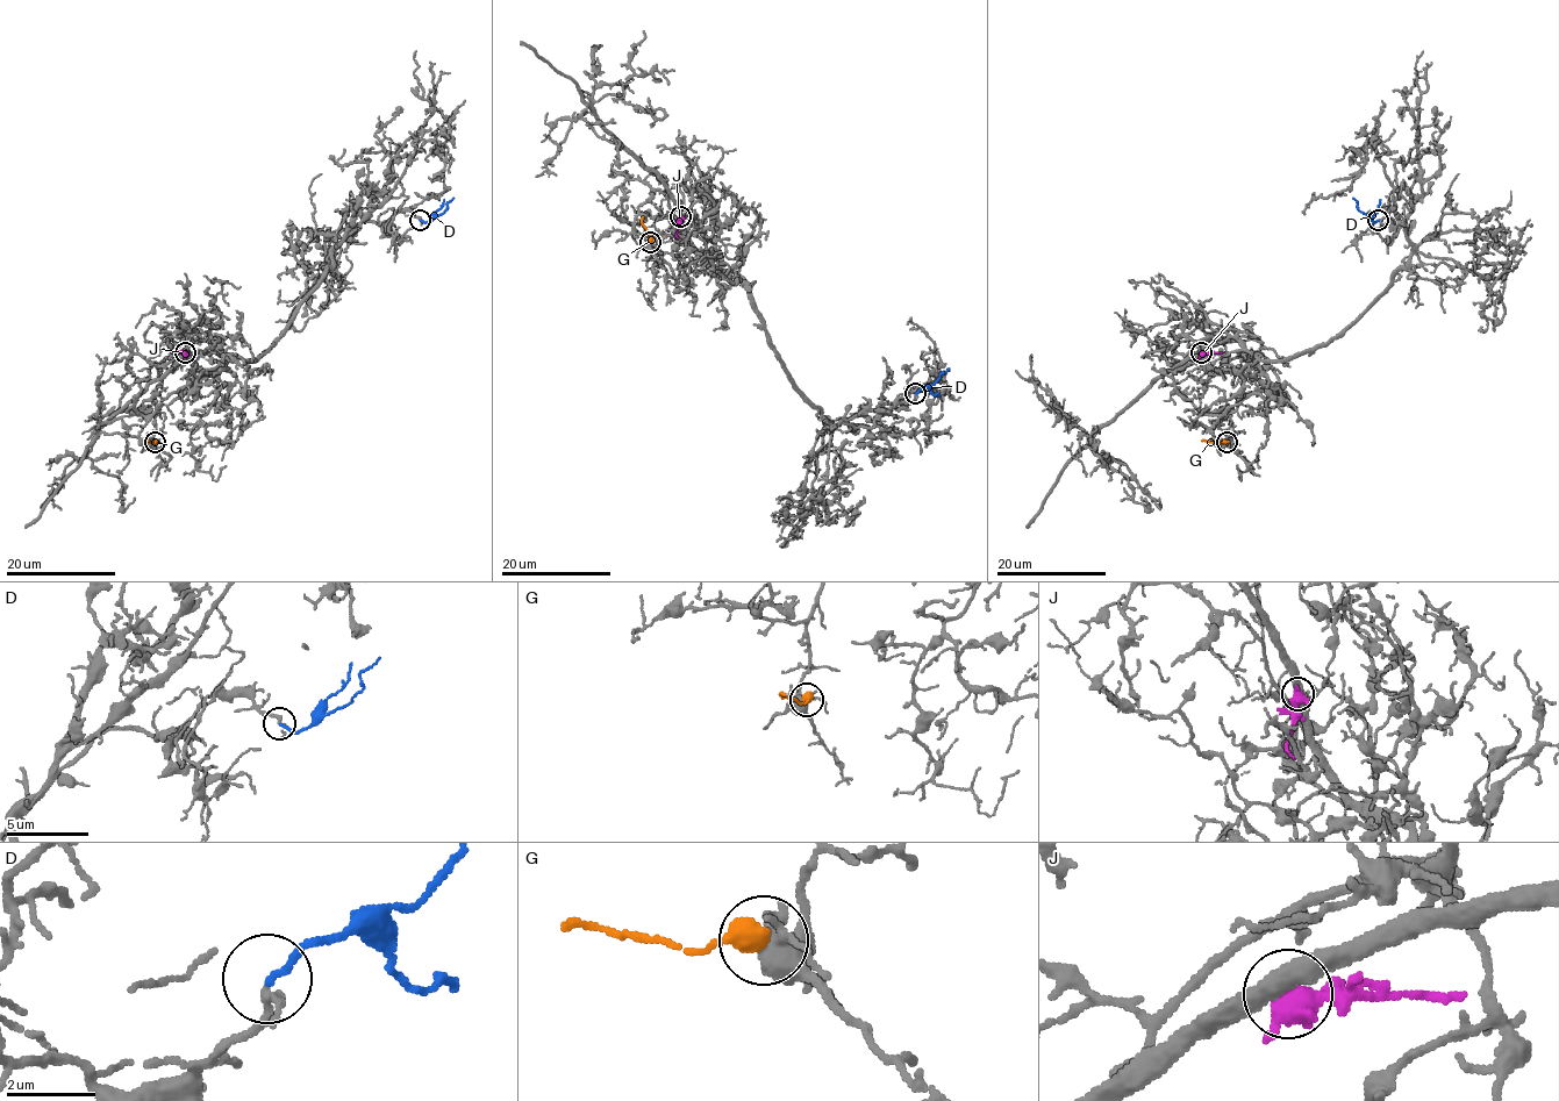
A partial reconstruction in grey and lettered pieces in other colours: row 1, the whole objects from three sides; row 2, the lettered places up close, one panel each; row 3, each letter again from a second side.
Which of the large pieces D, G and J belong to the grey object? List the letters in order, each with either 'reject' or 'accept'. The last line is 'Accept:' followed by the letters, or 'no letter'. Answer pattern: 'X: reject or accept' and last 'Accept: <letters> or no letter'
D: accept
G: reject
J: reject
Accept: D

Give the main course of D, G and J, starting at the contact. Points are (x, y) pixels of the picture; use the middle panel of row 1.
D: (915, 393), (934, 384), (949, 369)
G: (650, 242), (643, 217)
J: (680, 216), (676, 234), (679, 238)

